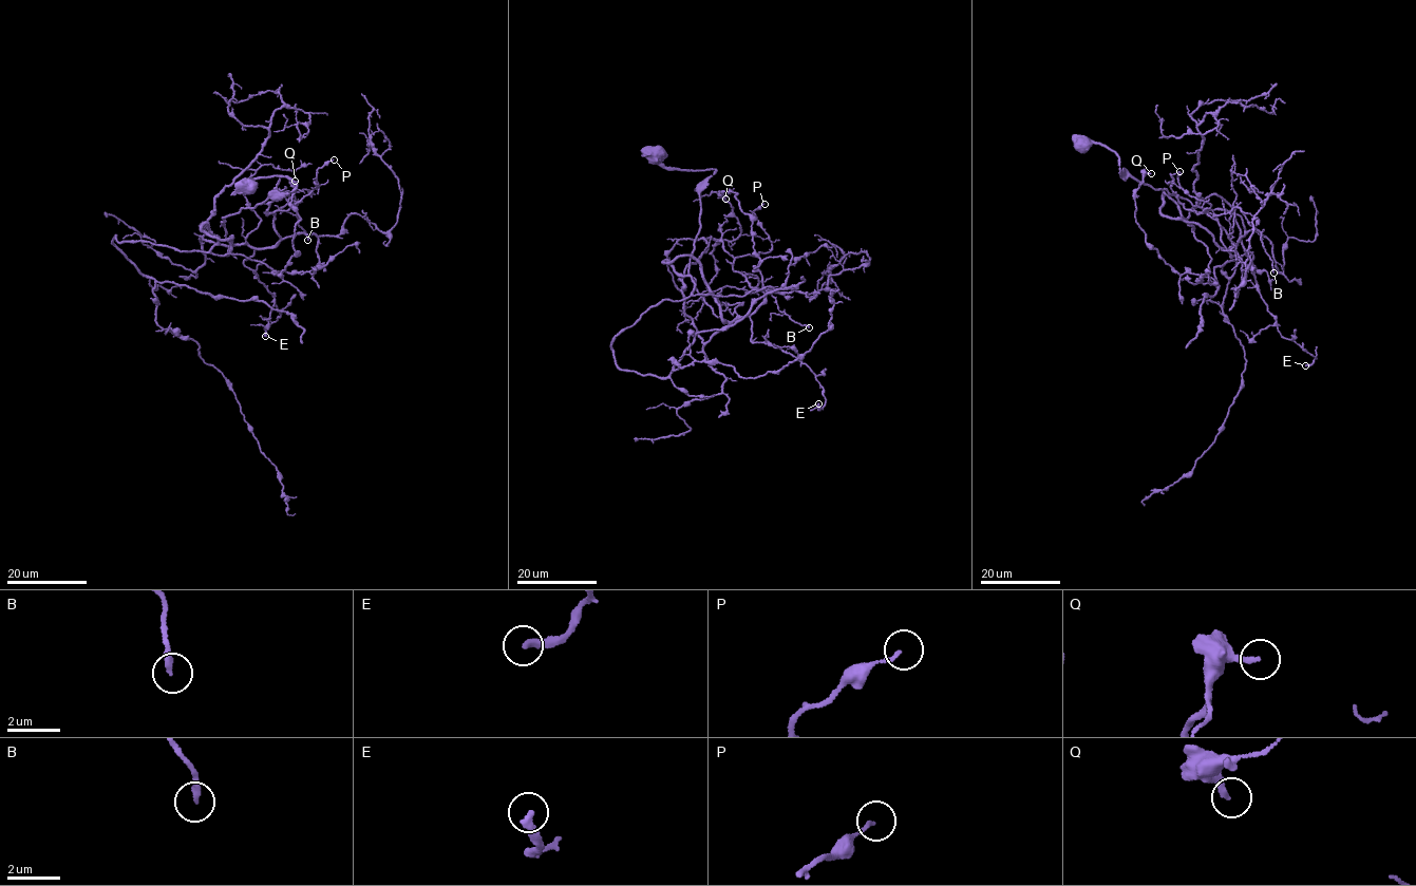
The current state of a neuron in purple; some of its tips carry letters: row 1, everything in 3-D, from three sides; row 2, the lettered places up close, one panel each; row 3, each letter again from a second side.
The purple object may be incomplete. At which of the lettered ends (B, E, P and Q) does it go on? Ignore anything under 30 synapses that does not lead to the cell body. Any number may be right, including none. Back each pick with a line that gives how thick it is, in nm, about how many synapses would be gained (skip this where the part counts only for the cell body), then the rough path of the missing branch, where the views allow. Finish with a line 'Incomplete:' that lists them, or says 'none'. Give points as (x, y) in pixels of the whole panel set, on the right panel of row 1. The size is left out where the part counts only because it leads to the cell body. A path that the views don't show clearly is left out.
Incomplete: none

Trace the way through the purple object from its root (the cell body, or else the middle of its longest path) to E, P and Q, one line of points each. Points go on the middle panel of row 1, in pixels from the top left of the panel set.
E: (655, 155), (716, 170), (700, 193), (696, 290), (724, 320), (750, 317), (752, 341), (812, 371), (818, 403)
P: (655, 155), (716, 170), (688, 270), (727, 321), (763, 299), (732, 264), (770, 251), (753, 212), (765, 204)
Q: (655, 155), (716, 170), (688, 270), (724, 322), (700, 264), (664, 261), (693, 295), (762, 287), (725, 199)

